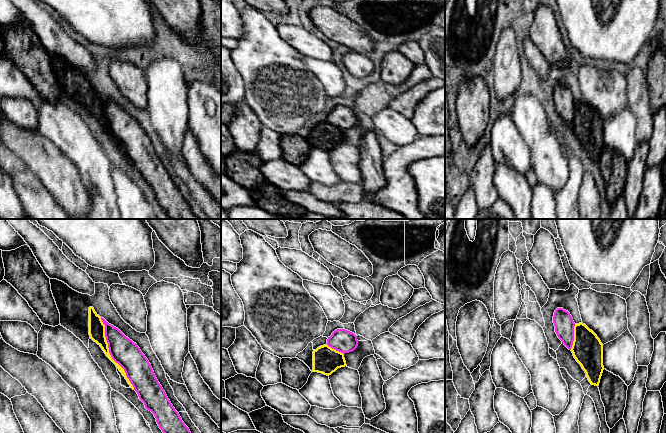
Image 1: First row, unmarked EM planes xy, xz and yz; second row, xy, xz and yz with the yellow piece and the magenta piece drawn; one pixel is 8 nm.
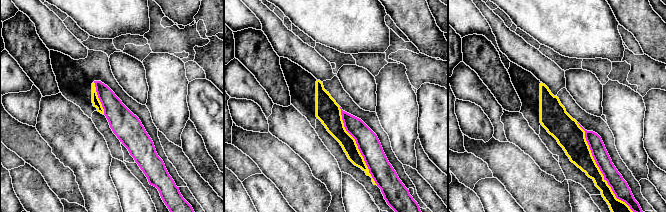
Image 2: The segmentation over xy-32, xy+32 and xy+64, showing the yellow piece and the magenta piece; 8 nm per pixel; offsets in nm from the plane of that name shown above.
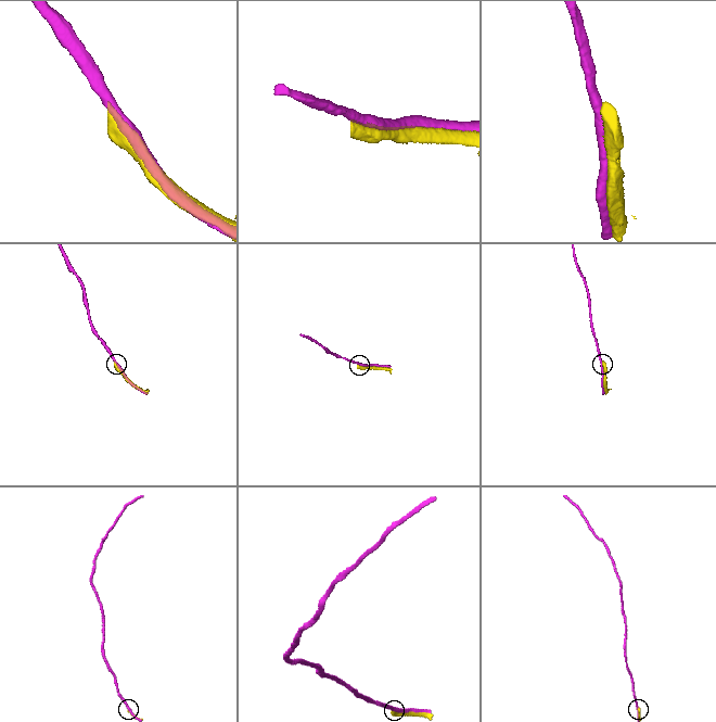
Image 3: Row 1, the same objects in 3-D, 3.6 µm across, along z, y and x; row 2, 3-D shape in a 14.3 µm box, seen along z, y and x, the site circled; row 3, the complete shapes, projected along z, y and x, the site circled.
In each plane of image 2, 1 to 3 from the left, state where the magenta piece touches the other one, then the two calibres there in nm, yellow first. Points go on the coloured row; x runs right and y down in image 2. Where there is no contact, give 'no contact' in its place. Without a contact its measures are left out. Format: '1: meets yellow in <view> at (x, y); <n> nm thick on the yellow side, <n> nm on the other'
1: meets yellow in xy-32 at (98, 98); 70 nm thick on the yellow side, 200 nm on the other
2: meets yellow in xy+32 at (357, 146); 140 nm thick on the yellow side, 180 nm on the other
3: meets yellow in xy+64 at (598, 168); 190 nm thick on the yellow side, 140 nm on the other

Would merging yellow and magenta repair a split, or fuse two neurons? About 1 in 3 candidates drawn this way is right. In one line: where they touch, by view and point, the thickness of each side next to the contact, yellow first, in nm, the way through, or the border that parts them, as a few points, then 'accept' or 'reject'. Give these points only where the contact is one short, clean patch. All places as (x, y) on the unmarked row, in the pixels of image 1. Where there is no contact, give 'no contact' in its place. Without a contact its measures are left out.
meets yellow in xy at (109, 129); 130 nm thick on the yellow side, 220 nm on the other; reject

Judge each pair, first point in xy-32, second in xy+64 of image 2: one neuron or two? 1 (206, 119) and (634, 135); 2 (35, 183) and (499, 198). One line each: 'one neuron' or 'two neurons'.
1: two neurons
2: one neuron

